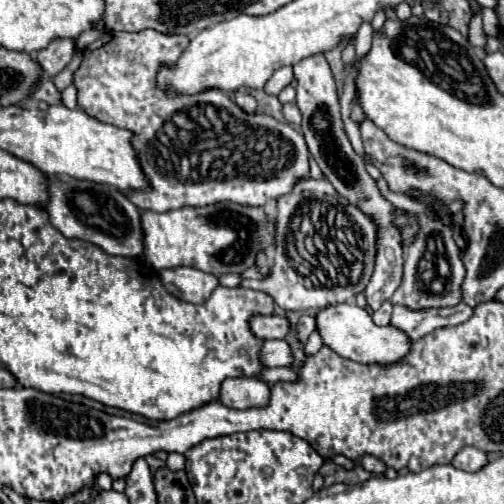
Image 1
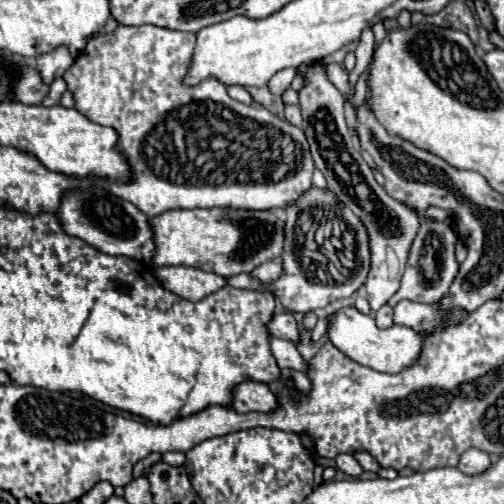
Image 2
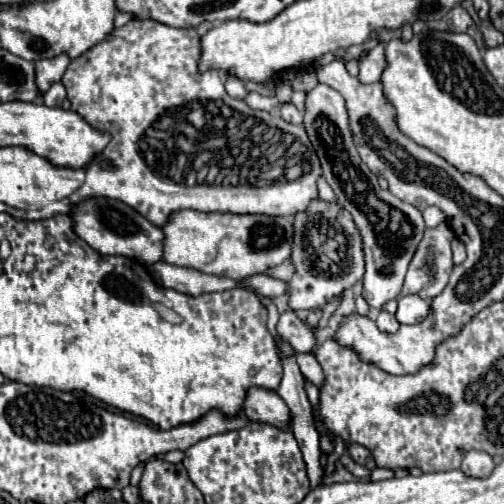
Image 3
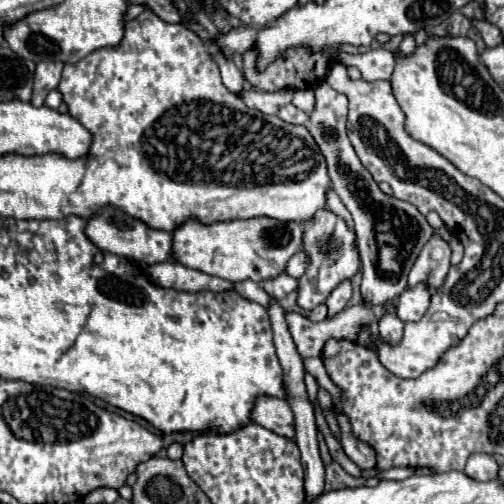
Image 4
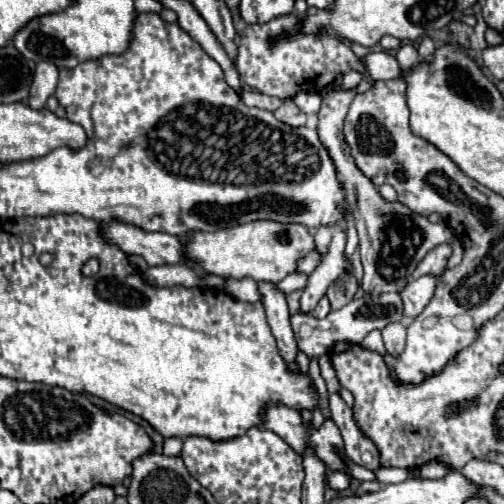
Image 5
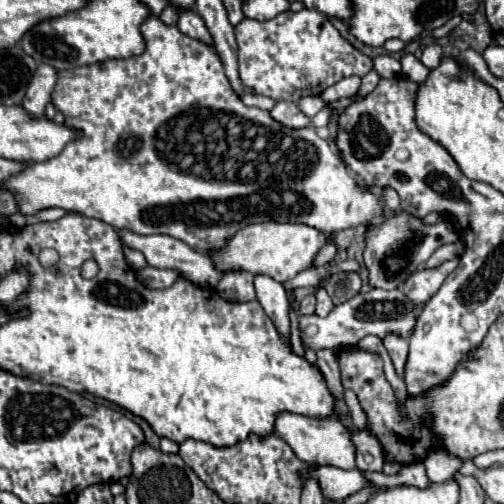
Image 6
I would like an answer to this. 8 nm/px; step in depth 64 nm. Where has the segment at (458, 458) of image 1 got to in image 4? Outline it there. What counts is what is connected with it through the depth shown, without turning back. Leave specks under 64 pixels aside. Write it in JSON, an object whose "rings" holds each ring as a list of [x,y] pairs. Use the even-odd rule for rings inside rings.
{"rings":[[[472,454],[466,462],[464,474],[474,478],[474,480],[496,480],[496,472],[500,470],[500,466],[496,464],[496,460],[490,454]]]}

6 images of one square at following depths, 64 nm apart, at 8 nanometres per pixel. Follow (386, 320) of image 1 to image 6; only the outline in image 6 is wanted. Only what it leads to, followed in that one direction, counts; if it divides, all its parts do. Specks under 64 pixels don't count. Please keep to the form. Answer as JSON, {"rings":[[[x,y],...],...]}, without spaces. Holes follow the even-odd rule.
{"rings":[[[388,334],[384,338],[384,348],[388,350],[388,354],[392,358],[396,374],[400,378],[404,378],[404,364],[406,364],[406,358],[408,358],[408,340],[400,338],[396,334]]]}

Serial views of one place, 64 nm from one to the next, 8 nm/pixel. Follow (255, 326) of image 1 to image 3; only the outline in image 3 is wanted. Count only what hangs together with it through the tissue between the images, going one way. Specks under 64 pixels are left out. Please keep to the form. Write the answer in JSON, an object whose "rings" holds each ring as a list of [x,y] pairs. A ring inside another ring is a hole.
{"rings":[[[294,310],[280,314],[278,336],[288,340],[298,354],[308,354],[316,346],[316,328],[302,322]]]}

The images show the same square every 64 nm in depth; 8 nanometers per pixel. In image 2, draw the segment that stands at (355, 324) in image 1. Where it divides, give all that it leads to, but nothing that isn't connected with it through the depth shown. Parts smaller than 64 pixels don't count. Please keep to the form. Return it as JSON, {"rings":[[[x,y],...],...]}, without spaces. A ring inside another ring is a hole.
{"rings":[[[356,308],[340,310],[330,320],[328,336],[330,336],[330,342],[338,350],[342,350],[346,356],[356,360],[358,364],[364,364],[364,366],[370,366],[374,370],[388,372],[388,374],[402,372],[404,368],[410,368],[412,364],[416,364],[416,360],[420,360],[420,352],[422,352],[424,338],[426,338],[426,334],[412,332],[412,328],[404,328],[404,326],[392,326],[386,330],[380,330],[374,324],[374,318],[360,314]]]}

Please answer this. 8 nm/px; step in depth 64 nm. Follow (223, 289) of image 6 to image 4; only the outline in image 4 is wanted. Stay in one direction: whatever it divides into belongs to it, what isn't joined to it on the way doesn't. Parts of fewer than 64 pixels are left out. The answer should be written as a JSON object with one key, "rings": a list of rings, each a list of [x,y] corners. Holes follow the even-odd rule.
{"rings":[[[244,280],[240,284],[234,284],[234,290],[244,296],[246,300],[252,300],[252,302],[258,302],[262,304],[264,308],[268,308],[268,302],[270,302],[270,296],[260,288],[260,284],[252,282],[252,280]]]}

